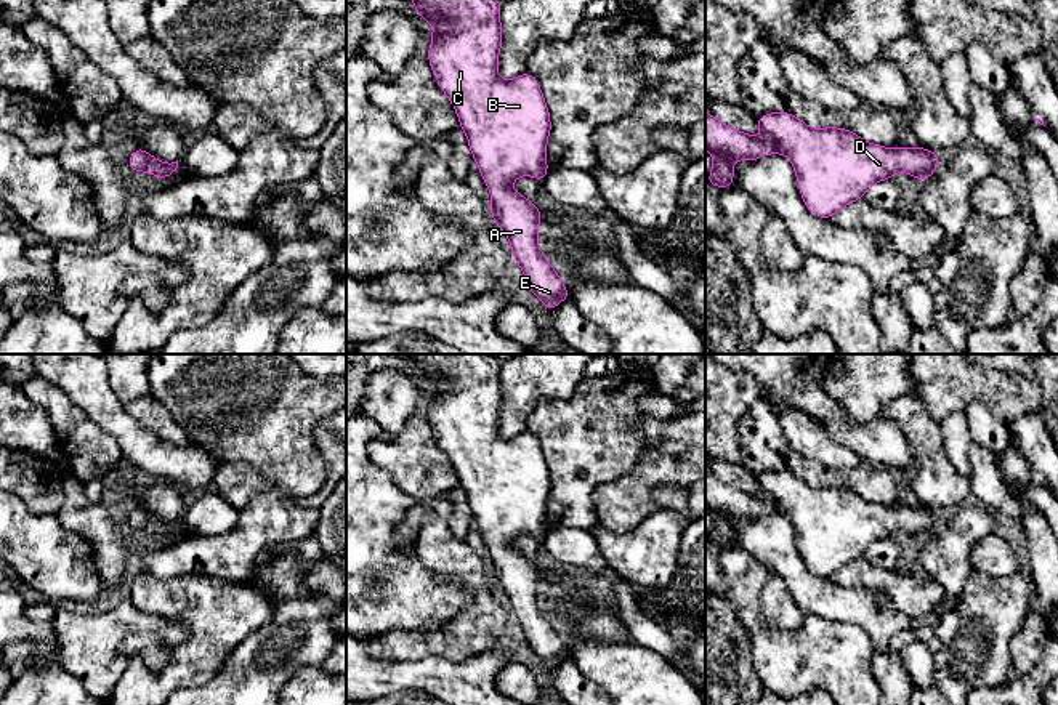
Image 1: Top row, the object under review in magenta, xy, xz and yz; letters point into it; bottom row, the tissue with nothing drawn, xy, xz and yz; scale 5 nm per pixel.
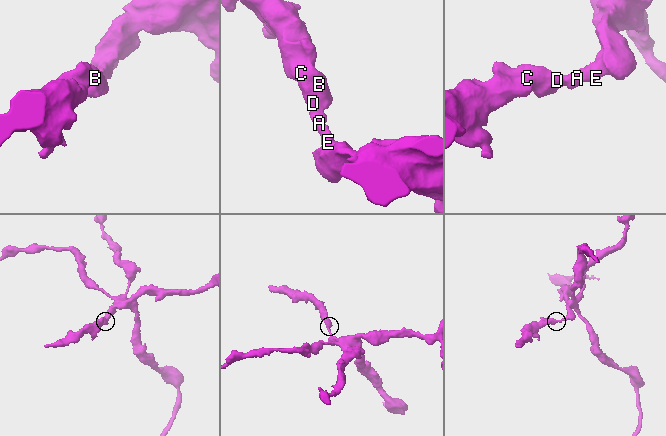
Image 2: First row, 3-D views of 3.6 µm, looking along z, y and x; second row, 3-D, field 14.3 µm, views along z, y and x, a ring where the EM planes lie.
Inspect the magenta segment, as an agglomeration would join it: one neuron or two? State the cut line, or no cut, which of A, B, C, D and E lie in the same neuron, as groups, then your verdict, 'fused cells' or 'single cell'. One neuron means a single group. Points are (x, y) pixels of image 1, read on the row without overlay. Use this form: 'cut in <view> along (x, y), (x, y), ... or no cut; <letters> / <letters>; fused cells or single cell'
no cut; A B C D E; single cell

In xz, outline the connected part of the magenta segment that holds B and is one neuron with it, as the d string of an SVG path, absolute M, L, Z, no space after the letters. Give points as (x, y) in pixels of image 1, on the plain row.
M409 354L409 357L417 373L434 386L428 420L439 447L458 474L484 543L491 548L494 582L508 596L511 612L531 651L553 670L563 659L571 657L571 652L539 607L537 585L542 570L511 546L516 537L529 534L543 540L548 532L547 500L551 481L540 444L529 431L510 439L499 436L497 421L502 409L499 359L491 354Z

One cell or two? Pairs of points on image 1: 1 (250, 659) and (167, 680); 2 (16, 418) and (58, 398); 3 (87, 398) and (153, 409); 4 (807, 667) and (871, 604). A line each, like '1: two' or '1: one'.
1: two
2: two
3: two
4: two

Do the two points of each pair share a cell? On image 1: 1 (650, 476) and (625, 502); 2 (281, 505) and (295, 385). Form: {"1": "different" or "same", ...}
{"1": "same", "2": "different"}

